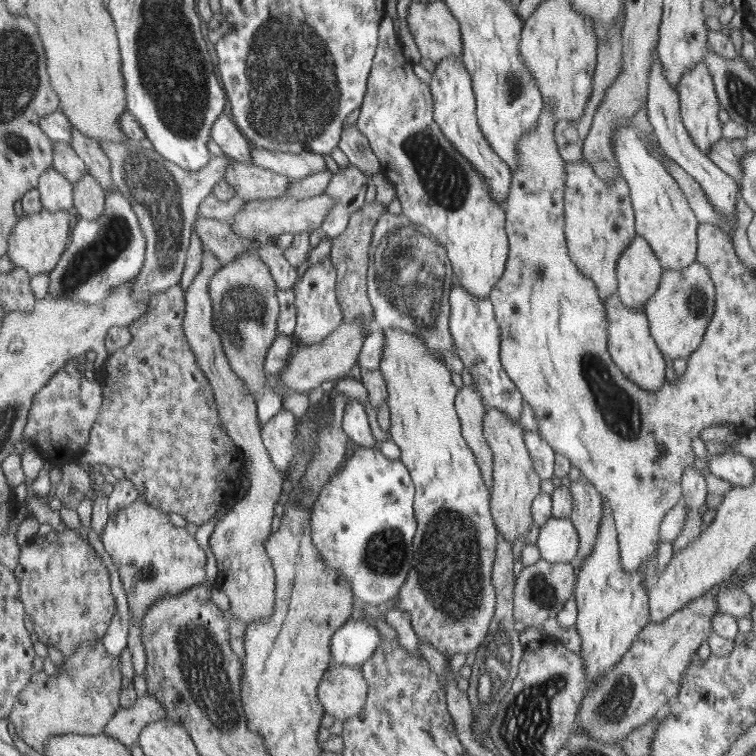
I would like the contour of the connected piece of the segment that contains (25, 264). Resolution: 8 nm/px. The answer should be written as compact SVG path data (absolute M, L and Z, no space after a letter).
M42 207L38 212L23 214L22 220L10 233L9 253L7 254L10 261L16 267L29 271L30 278L38 273L50 273L66 250L68 236L70 236L71 211L60 210L54 212Z

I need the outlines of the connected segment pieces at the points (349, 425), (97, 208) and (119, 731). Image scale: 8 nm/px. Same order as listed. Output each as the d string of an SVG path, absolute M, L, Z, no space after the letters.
M355 399L348 400L346 404L342 428L346 436L355 444L374 451L380 450L380 443L374 439L368 424L366 409Z
M88 171L73 185L73 211L77 218L98 220L104 212L105 200L102 186Z
M148 694L138 697L131 707L118 710L116 716L109 721L101 734L110 735L131 748L137 744L140 731L147 723L155 723L167 719L162 703Z

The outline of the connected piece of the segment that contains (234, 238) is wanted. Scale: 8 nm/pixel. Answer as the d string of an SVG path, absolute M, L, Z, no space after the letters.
M198 216L193 225L198 233L203 251L212 251L223 263L234 262L236 256L248 251L252 240L238 235L229 221L219 221Z

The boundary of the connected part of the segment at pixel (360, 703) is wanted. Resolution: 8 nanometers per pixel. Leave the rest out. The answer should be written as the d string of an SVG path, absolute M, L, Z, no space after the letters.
M336 664L330 674L322 678L317 697L324 703L326 712L344 721L355 717L364 708L369 683L360 666Z

